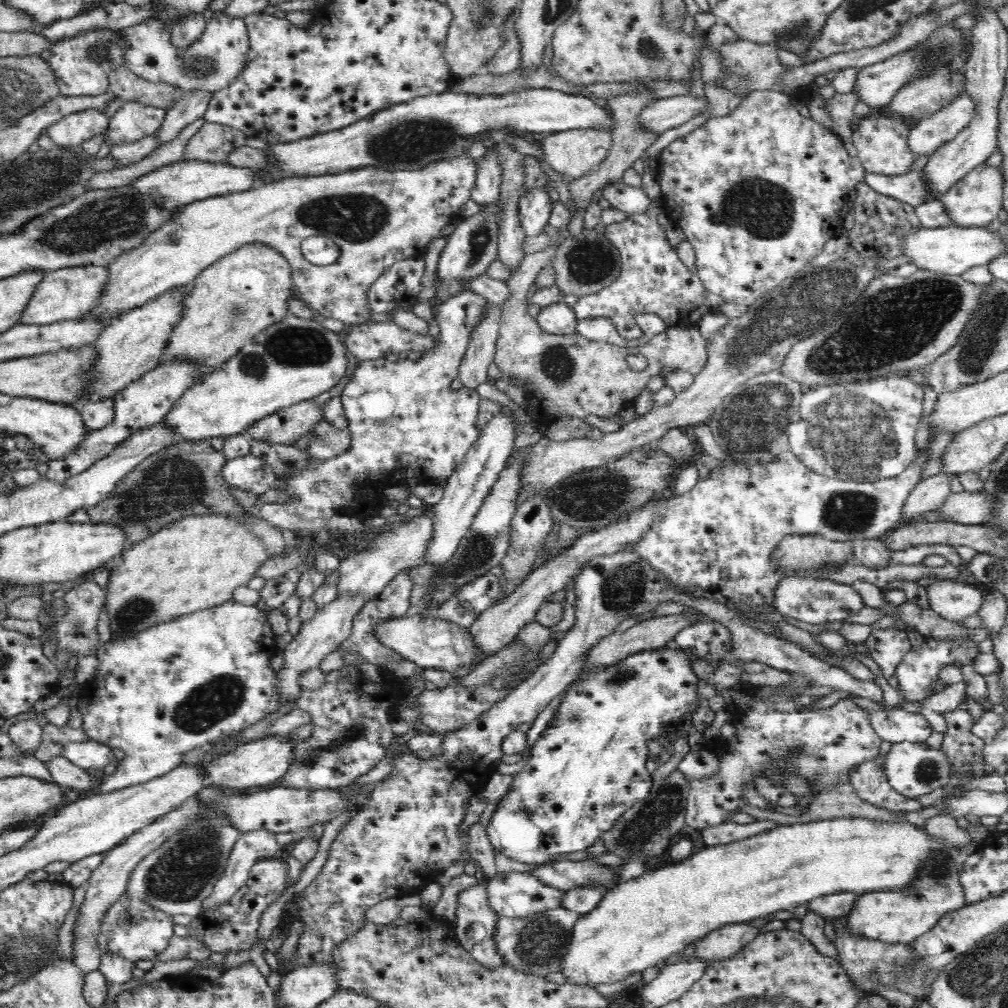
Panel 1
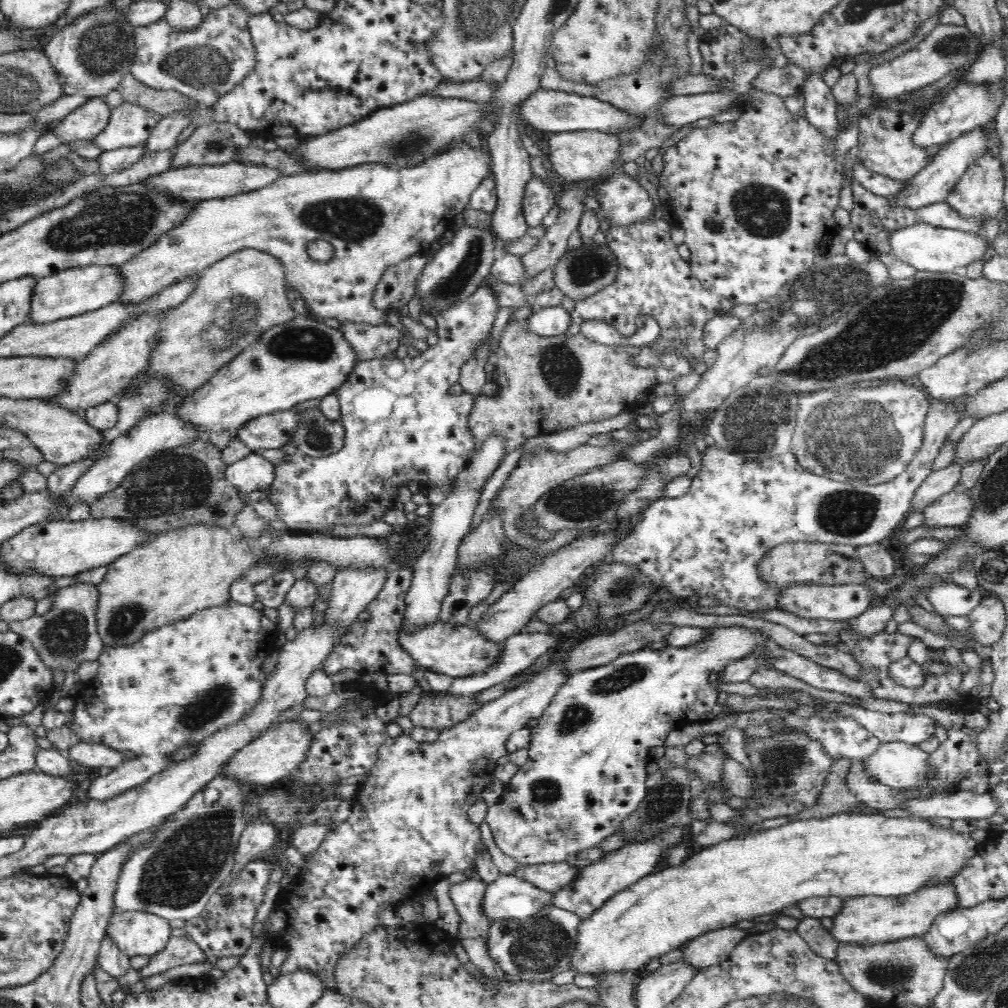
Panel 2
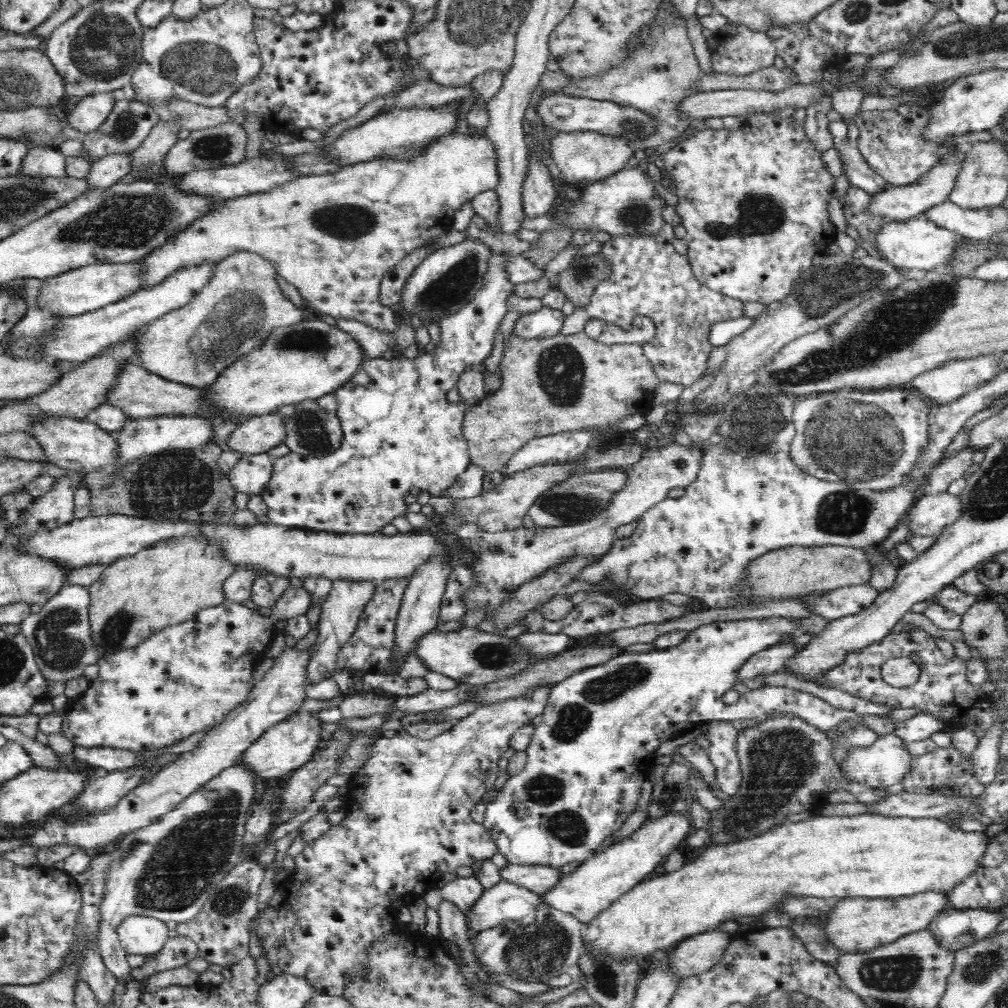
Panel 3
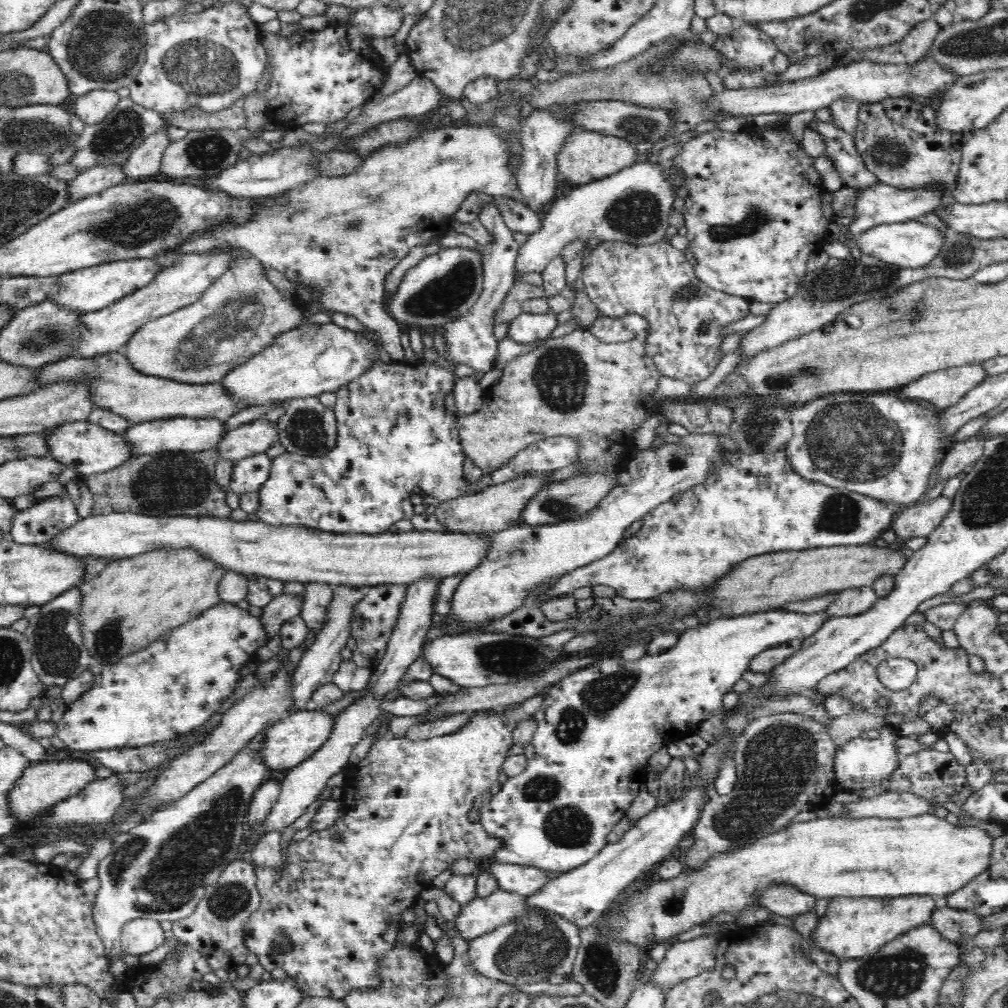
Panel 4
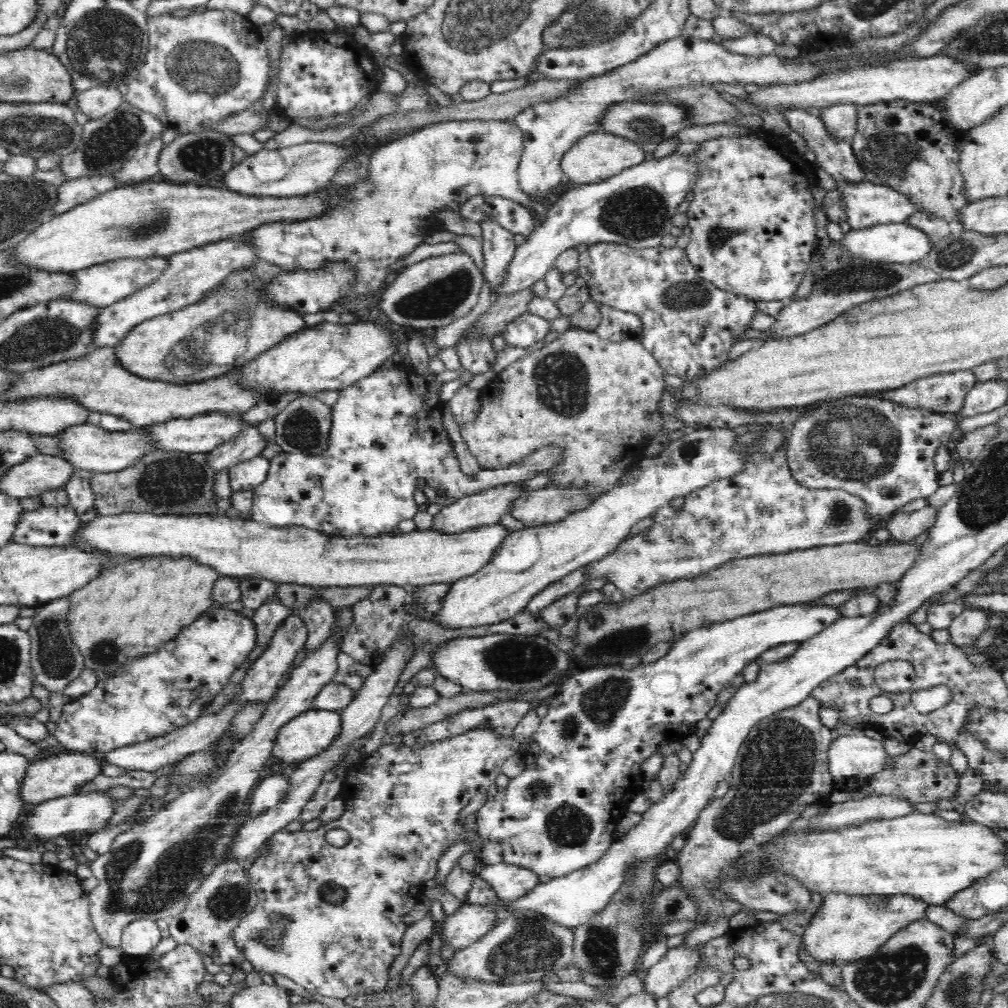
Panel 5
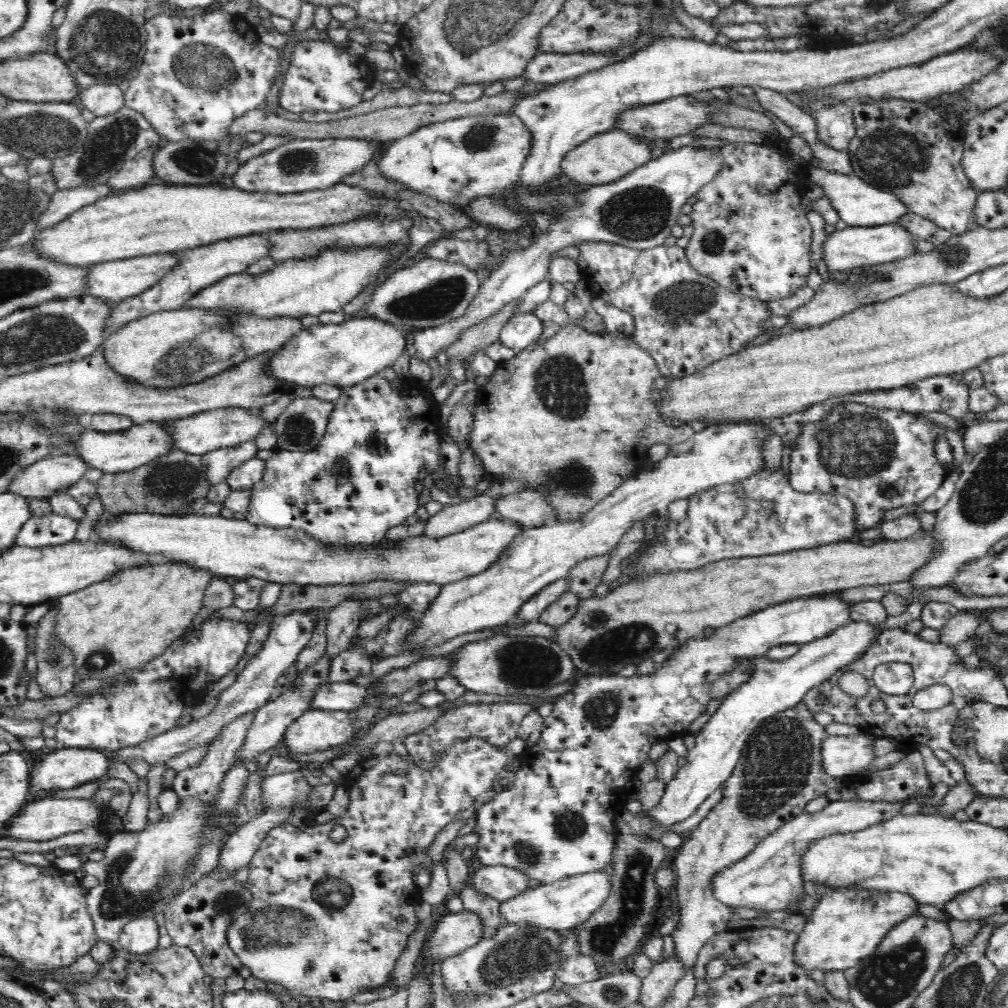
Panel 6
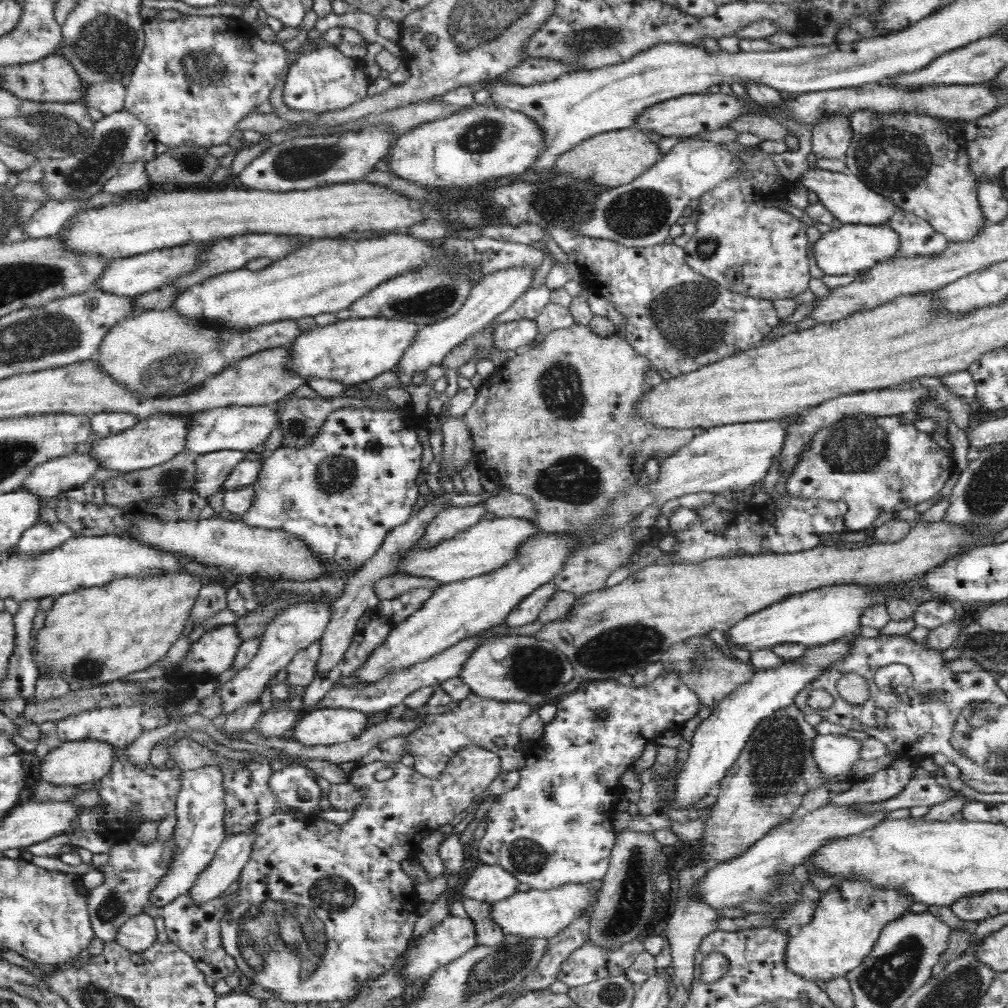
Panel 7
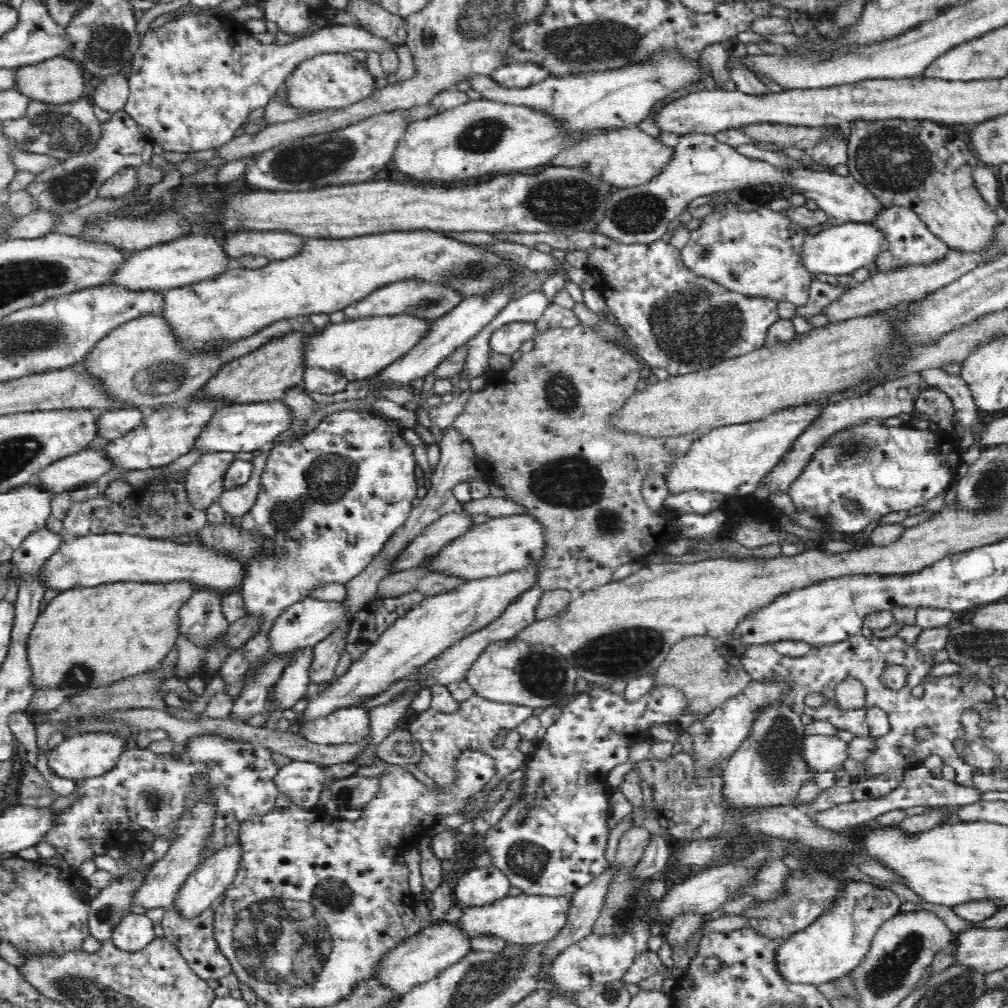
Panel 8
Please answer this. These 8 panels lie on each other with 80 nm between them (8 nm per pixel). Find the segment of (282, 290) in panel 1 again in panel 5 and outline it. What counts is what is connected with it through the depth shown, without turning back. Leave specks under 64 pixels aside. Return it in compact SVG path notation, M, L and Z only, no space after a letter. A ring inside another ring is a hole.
M250 269L229 274L203 301L132 326L128 334L116 346L112 346L117 360L125 371L144 380L176 384L197 383L216 378L222 376L224 372L230 372L234 368L254 361L263 352L274 348L291 334L296 334L306 327L300 313L290 309L270 307L270 303L260 303L258 296L262 292L260 289L262 286L264 286L262 280L258 279Z

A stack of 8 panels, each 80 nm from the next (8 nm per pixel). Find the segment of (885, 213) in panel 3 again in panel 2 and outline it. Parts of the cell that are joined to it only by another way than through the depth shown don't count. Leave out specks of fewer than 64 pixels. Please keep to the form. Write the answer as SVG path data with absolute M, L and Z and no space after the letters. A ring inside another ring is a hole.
M978 128L974 132L960 136L956 141L948 144L926 165L914 178L911 178L896 196L886 196L890 205L898 205L901 210L920 210L923 206L942 202L952 192L960 176L966 172L967 166L976 161L982 154L989 150L988 140L984 136L984 129Z

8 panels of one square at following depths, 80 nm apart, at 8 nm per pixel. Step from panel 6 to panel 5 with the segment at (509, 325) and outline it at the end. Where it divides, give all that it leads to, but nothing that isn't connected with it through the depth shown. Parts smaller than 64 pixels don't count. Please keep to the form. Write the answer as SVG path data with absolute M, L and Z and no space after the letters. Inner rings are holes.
M526 311L510 321L502 337L508 346L519 346L529 350L532 344L542 341L549 333L550 321Z

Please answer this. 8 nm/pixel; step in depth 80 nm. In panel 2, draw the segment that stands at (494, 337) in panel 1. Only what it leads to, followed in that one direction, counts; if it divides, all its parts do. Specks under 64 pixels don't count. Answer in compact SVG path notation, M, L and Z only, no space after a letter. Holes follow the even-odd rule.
M490 339L487 340L485 347L480 347L475 353L474 358L468 360L468 364L464 364L459 376L459 384L464 393L478 398L482 395L482 388L487 382L484 366L489 362Z

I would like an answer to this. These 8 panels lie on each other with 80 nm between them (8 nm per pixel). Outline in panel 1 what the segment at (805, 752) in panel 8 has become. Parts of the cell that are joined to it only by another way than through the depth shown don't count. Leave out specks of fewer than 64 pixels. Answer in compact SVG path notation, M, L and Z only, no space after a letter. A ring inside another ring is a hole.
M906 741L890 744L890 750L886 752L886 756L882 756L880 767L886 773L886 781L896 792L913 799L916 796L928 794L936 788L945 787L953 777L950 774L950 767L948 767L944 751L930 748L925 742L910 743Z

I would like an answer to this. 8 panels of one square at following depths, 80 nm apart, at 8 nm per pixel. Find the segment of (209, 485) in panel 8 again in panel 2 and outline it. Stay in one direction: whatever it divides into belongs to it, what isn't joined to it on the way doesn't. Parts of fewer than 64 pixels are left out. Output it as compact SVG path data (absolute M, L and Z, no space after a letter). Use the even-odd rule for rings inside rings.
M288 409L256 417L236 430L234 439L242 441L250 452L279 449L290 443L294 426L298 424L298 411Z

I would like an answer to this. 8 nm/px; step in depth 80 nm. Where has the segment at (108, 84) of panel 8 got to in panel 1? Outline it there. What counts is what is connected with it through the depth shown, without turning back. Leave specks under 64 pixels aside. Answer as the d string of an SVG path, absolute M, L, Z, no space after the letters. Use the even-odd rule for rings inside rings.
M90 108L79 111L47 128L45 134L50 136L55 145L74 146L91 140L93 136L104 133L109 126L109 118L100 109Z

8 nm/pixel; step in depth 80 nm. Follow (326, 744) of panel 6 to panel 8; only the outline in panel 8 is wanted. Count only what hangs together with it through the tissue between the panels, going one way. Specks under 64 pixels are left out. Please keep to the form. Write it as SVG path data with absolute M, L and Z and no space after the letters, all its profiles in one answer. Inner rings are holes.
M340 708L324 718L303 726L306 740L316 744L354 744L368 737L370 719L368 710Z

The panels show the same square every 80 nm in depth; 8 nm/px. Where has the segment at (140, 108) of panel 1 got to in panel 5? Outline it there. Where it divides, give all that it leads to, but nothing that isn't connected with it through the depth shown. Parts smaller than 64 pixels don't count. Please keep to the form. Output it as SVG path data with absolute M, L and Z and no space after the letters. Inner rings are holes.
M123 102L118 110L103 118L90 120L84 125L81 144L68 156L61 158L58 169L64 173L64 181L94 175L113 175L134 158L136 150L159 138L164 132L163 125L152 115Z

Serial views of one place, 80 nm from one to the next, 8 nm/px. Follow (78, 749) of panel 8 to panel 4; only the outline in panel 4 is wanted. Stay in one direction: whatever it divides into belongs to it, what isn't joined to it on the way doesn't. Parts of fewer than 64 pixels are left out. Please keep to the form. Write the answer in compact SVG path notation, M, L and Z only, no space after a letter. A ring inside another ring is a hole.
M82 758L31 762L9 792L9 807L13 817L19 821L28 820L28 818L40 815L46 808L54 806L56 802L78 794L84 790L85 786L96 780L97 777L94 775L96 769L93 761Z

